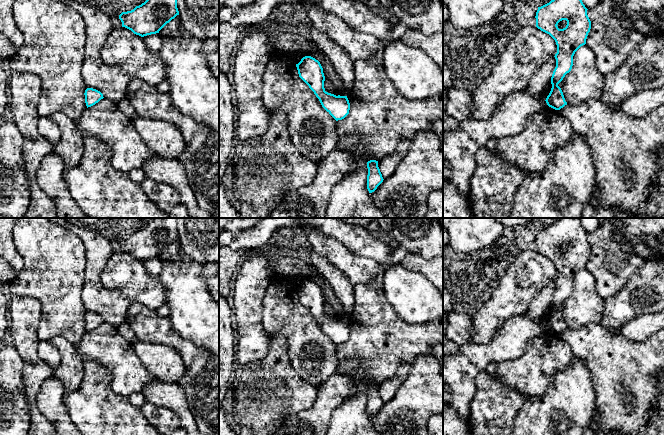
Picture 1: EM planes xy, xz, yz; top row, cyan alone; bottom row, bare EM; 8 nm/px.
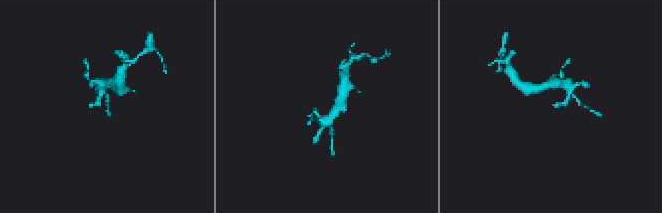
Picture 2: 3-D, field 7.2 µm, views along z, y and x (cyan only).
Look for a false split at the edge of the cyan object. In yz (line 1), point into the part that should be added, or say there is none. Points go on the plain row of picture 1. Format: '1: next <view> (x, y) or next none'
1: next none

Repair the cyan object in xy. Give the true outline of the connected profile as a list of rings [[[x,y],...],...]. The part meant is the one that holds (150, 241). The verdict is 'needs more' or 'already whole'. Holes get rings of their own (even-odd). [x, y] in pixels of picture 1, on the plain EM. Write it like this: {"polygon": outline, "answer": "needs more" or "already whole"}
{"polygon": [[[151,218],[133,234],[122,236],[122,251],[141,261],[159,257],[172,243],[179,239],[176,218]]], "answer": "already whole"}

